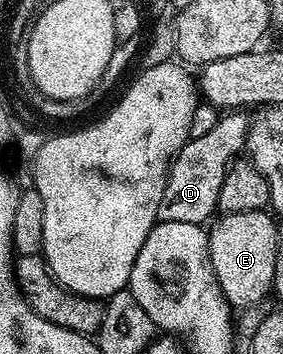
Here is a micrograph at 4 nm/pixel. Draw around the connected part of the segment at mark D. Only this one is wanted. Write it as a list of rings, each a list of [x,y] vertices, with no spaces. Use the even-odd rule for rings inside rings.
[[[242,112],[223,113],[217,124],[205,136],[190,138],[182,145],[182,149],[174,155],[174,161],[170,164],[164,196],[160,196],[158,222],[206,224],[215,217],[220,184],[224,184],[224,178],[235,161],[233,158],[238,153],[243,153],[246,145],[250,118],[244,115]]]

